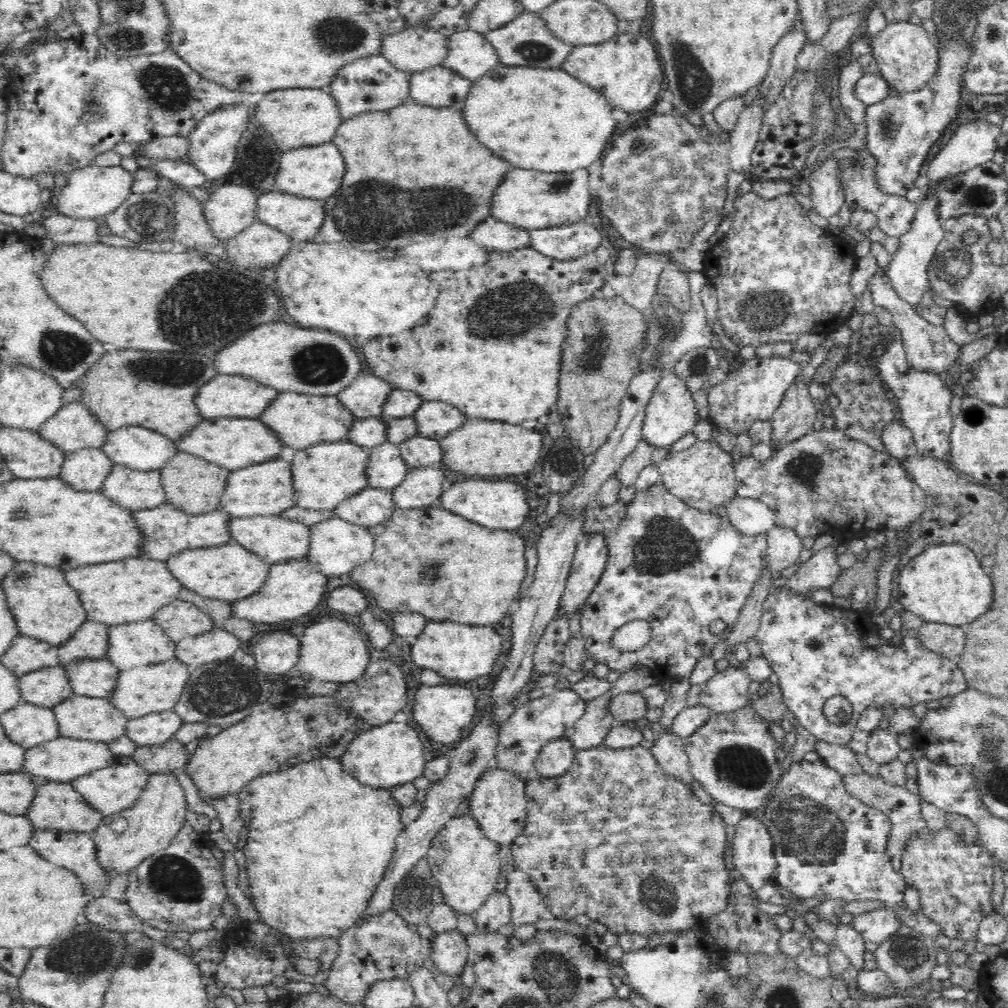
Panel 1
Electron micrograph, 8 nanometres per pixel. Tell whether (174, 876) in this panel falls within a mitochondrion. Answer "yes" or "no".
yes

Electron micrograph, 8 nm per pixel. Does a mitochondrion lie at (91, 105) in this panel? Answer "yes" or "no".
yes

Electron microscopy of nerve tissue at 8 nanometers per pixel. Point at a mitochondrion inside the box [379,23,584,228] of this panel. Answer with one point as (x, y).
(535, 52)

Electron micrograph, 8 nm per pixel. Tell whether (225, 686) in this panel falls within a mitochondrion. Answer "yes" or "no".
yes

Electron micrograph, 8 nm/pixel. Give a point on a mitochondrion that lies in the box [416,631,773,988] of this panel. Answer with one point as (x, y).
(662, 900)

